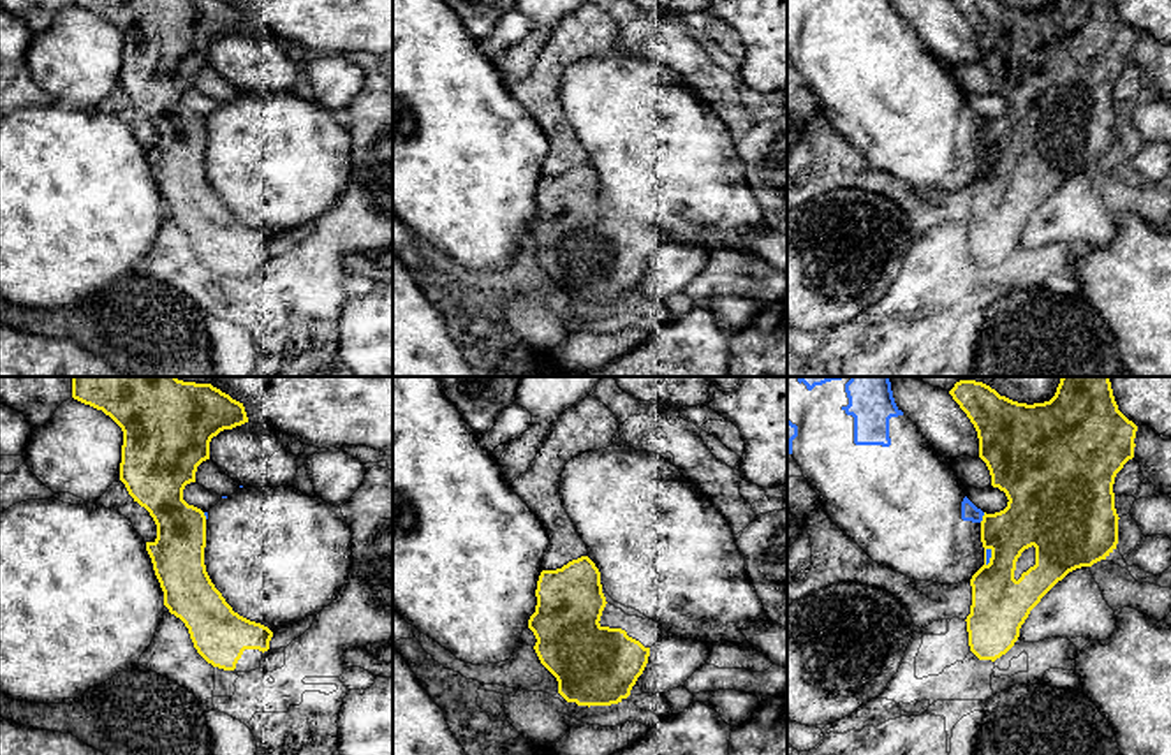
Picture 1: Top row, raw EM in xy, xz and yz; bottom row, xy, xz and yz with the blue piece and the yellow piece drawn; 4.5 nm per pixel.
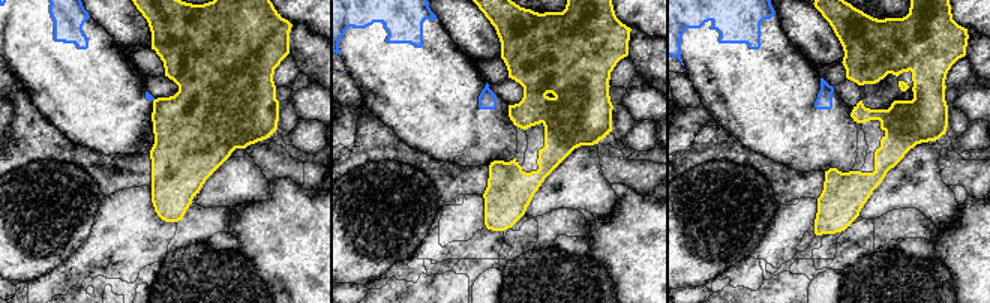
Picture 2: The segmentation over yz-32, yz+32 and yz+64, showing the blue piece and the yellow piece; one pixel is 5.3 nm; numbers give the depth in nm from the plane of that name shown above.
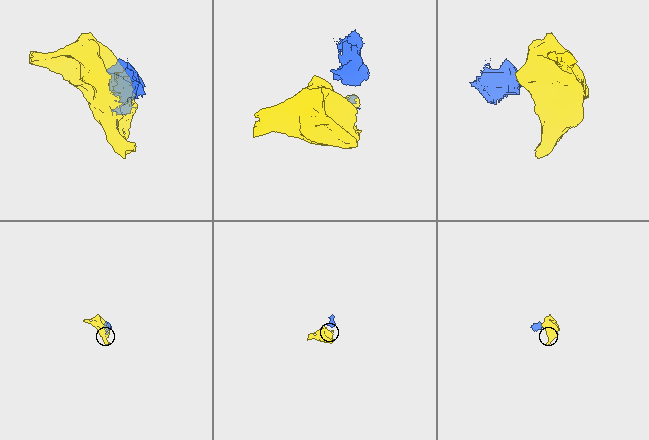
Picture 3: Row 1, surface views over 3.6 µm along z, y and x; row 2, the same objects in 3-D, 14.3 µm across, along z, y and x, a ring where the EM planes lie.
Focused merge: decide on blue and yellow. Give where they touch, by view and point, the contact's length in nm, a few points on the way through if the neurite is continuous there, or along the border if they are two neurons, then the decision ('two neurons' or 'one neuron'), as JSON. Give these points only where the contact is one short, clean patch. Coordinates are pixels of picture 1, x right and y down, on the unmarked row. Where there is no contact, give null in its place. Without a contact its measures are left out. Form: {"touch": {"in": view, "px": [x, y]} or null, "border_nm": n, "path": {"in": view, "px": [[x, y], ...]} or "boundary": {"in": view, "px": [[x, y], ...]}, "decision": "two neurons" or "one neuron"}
{"touch": {"in": "yz", "px": [981, 124]}, "border_nm": 50, "boundary": {"in": "yz", "px": [[985, 118], [979, 127]]}, "decision": "two neurons"}

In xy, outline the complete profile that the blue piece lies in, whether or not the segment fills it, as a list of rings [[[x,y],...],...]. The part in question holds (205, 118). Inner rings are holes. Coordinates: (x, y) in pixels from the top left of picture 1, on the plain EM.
[[[292,92],[243,93],[206,121],[206,178],[239,222],[271,238],[317,222],[343,194],[352,174],[352,139],[340,113]]]

